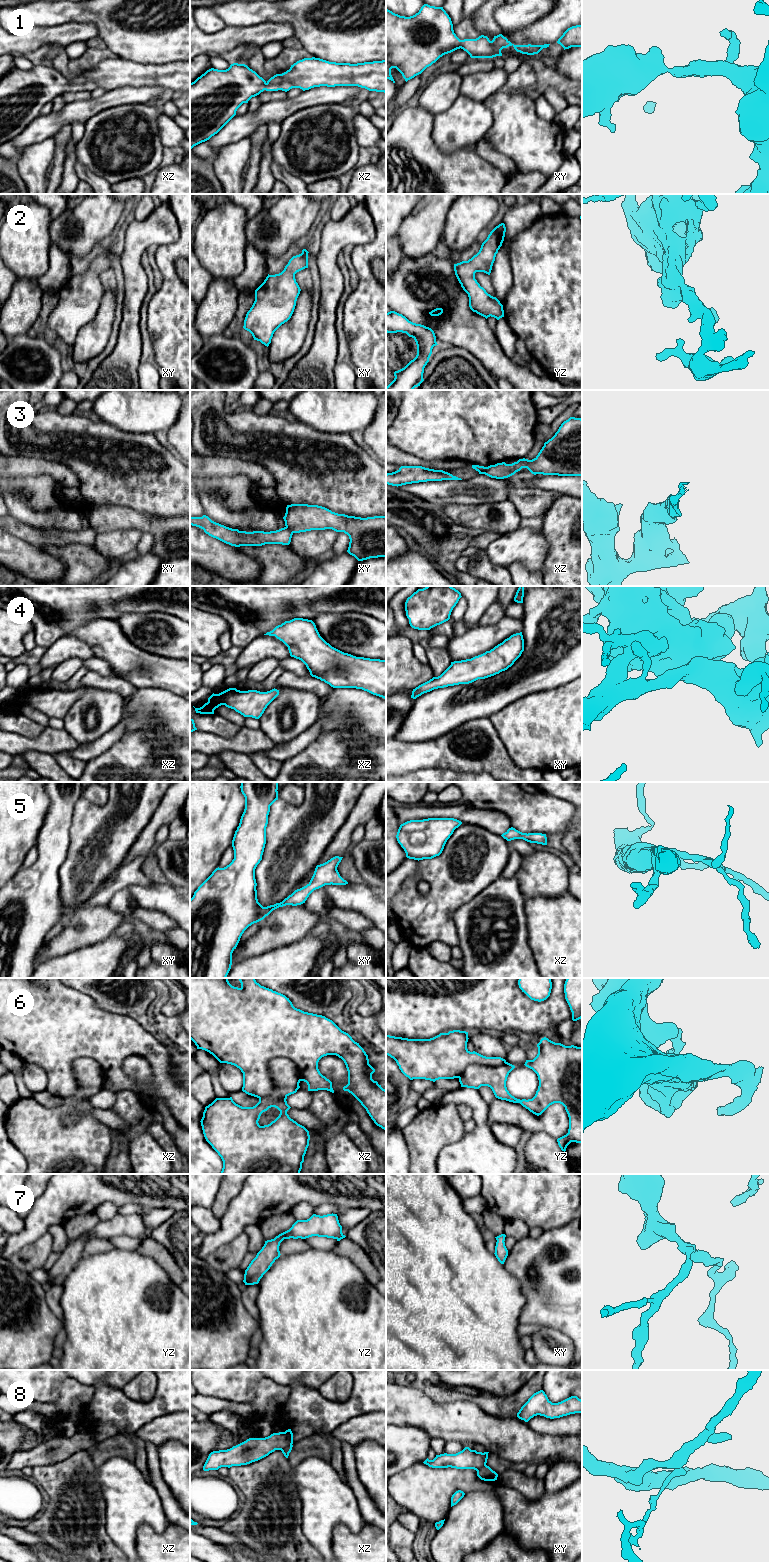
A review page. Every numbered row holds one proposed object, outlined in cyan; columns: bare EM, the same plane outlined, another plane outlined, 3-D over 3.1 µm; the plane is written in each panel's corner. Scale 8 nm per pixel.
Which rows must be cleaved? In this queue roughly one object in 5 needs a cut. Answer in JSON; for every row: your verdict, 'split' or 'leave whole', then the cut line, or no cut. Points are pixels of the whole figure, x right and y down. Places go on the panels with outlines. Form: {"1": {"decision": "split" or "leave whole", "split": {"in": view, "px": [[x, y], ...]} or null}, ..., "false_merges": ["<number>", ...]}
{"1": {"decision": "leave whole", "split": null}, "2": {"decision": "leave whole", "split": null}, "3": {"decision": "split", "split": {"in": "xy", "px": [[286, 526], [292, 533]]}}, "4": {"decision": "leave whole", "split": null}, "5": {"decision": "leave whole", "split": null}, "6": {"decision": "leave whole", "split": null}, "7": {"decision": "leave whole", "split": null}, "8": {"decision": "split", "split": {"in": "xz", "px": [[291, 1443], [281, 1450]]}}, "false_merges": ["3", "8"]}

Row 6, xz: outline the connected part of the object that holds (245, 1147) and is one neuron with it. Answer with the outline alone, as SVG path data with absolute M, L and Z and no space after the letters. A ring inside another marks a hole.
M190 978L190 1039L195 1043L197 1049L202 1049L212 1054L220 1063L227 1063L236 1066L243 1073L243 1087L242 1091L248 1095L257 1097L259 1102L253 1107L242 1107L236 1104L232 1097L230 1098L216 1098L211 1104L205 1107L203 1117L201 1119L201 1126L206 1141L218 1153L223 1161L223 1168L221 1174L300 1174L304 1156L309 1146L310 1135L309 1131L296 1121L291 1119L287 1111L291 1108L287 1104L287 1097L297 1092L300 1088L299 1083L304 1081L308 1085L308 1091L327 1090L334 1093L332 1082L323 1076L318 1069L319 1060L327 1055L336 1055L341 1058L348 1071L348 1084L343 1087L344 1091L351 1093L366 1109L367 1113L374 1121L374 1123L386 1130L386 1090L372 1079L372 1074L375 1069L369 1064L368 1055L364 1049L355 1042L352 1037L342 1031L332 1020L322 1015L304 1012L293 1006L292 1002L285 995L273 991L272 989L261 986L256 982L255 978L238 978L241 987L232 986L228 978ZM275 1107L280 1111L279 1116L268 1125L260 1126L258 1121L263 1112L269 1108Z

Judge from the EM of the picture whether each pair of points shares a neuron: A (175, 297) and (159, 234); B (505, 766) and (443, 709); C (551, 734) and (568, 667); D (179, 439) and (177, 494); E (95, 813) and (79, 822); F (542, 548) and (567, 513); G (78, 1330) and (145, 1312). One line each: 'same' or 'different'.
A: different
B: different
C: different
D: different
E: same
F: different
G: same

